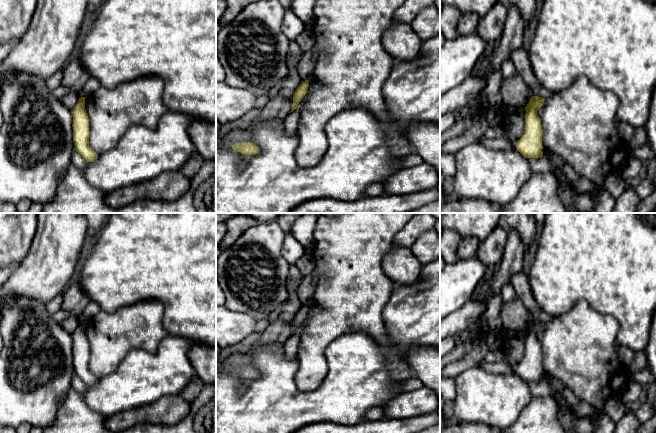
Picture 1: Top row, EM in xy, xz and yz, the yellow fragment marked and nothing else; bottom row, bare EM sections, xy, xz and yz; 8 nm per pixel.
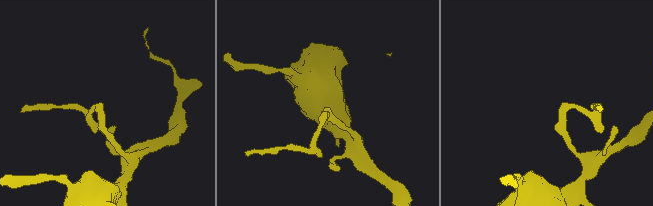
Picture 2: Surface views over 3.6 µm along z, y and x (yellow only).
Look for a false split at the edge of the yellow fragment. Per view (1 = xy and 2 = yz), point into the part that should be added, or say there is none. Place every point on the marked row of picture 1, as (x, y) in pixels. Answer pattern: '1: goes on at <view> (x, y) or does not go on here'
1: does not go on here
2: does not go on here

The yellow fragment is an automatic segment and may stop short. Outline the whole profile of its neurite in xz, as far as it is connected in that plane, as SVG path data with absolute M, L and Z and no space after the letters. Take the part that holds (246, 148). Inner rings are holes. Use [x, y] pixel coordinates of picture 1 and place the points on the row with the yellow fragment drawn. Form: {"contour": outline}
{"contour": "M250 142L235 143L232 145L232 149L241 152L245 156L251 156L259 152L259 148Z"}

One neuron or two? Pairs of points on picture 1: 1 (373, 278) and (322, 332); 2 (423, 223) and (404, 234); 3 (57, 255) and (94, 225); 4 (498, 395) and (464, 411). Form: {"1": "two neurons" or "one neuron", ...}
{"1": "one neuron", "2": "one neuron", "3": "two neurons", "4": "one neuron"}

